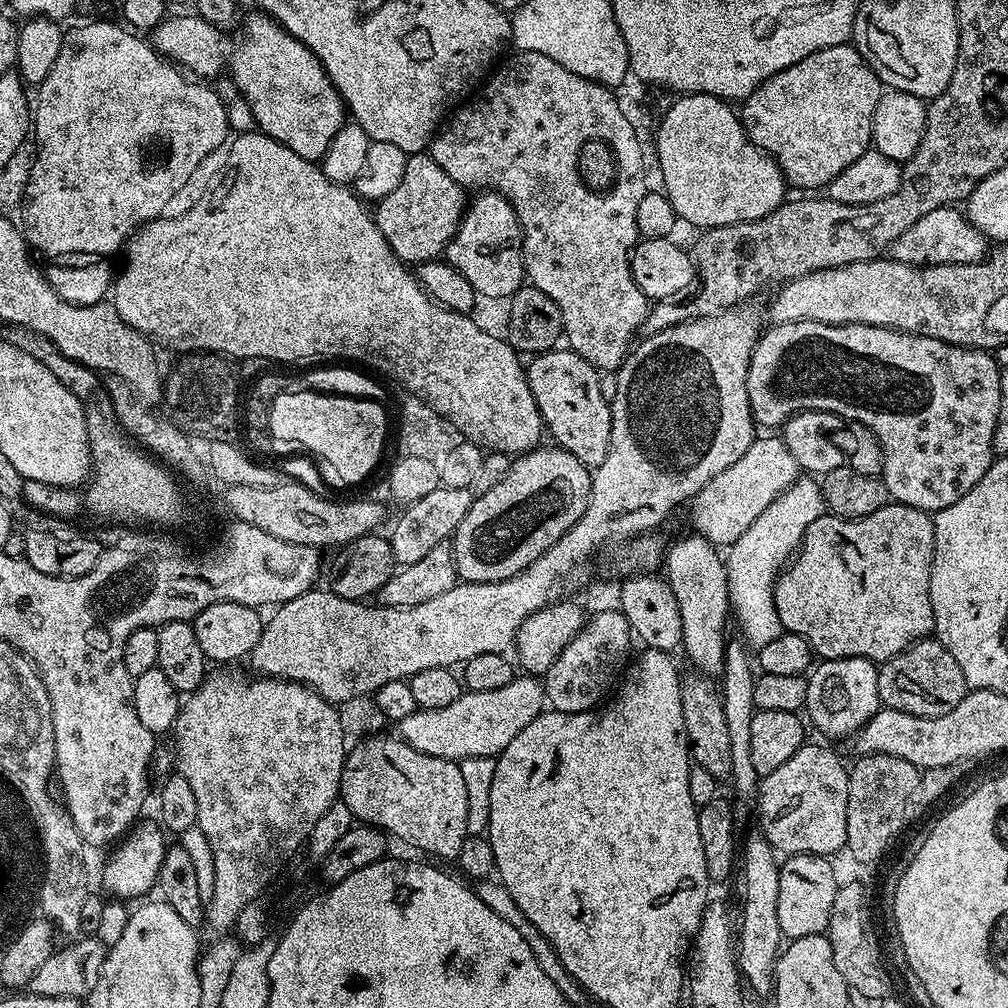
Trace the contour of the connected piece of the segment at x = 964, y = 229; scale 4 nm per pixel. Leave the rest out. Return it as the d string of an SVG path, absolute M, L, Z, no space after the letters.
M949 206L930 210L910 230L898 234L898 238L893 242L890 249L891 259L899 264L915 264L917 266L927 266L930 264L977 264L979 260L985 259L990 252L990 241L987 236L974 227L969 222L967 215L963 211L959 212L959 207Z

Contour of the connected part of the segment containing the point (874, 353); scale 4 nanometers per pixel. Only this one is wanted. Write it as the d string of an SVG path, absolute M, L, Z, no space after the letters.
M807 320L806 322L790 322L769 327L757 341L752 351L748 367L748 397L752 407L752 418L757 425L768 430L776 430L783 426L791 416L798 412L833 412L835 416L847 418L849 421L866 426L876 435L882 446L884 455L884 471L882 479L888 488L888 495L895 503L914 506L918 510L935 514L946 506L954 506L962 494L966 494L986 474L992 465L994 453L992 443L996 440L996 423L1000 420L1000 375L1002 369L996 363L991 351L973 348L962 344L947 344L944 340L929 336L916 336L912 332L900 332L897 328L879 328L869 324L823 324Z

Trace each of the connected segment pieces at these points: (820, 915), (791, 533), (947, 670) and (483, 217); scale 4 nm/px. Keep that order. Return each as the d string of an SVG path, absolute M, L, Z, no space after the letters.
M792 854L781 863L778 926L789 941L802 938L804 935L827 933L830 910L834 910L834 898L841 886L841 881L836 880L832 862L831 859L822 856Z
M798 478L783 494L774 498L774 502L750 522L750 530L727 549L724 569L728 575L728 602L735 619L737 616L744 627L743 639L753 649L764 648L766 642L774 642L774 638L784 633L784 623L776 609L776 578L793 559L810 524L825 512L820 480Z
M925 638L910 645L905 652L883 661L878 668L878 694L885 708L902 710L915 716L938 716L946 710L954 710L958 702L969 692L962 674L962 666L954 662L954 654L946 650L939 640Z
M491 190L479 193L476 201L467 205L462 222L446 249L449 264L474 286L477 297L489 296L503 301L511 298L525 283L524 235L518 222L518 214L506 197Z

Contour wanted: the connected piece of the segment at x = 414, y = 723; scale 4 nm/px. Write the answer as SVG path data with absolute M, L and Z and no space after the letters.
M516 674L506 686L481 692L461 691L450 706L438 710L421 708L398 721L398 735L414 750L430 754L434 758L455 760L457 762L471 756L499 756L534 718L545 711L546 697L543 683L531 674Z

